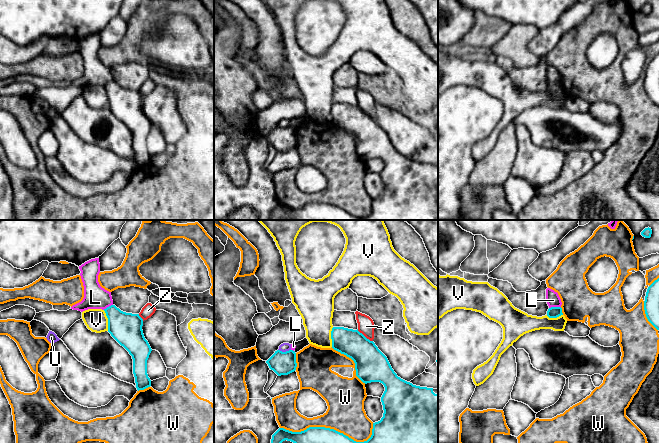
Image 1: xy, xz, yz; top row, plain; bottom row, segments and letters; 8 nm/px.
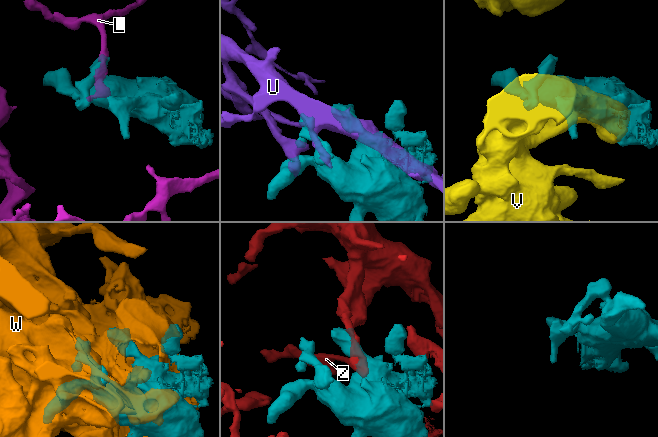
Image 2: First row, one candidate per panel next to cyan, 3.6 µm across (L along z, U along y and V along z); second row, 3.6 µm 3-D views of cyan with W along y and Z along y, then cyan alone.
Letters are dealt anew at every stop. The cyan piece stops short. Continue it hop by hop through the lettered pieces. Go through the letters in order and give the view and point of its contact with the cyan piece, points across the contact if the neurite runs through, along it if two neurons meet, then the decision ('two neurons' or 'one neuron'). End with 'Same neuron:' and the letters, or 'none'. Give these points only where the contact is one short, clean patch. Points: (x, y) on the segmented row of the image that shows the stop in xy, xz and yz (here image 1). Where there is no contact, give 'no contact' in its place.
L: meets cyan in yz at (554, 307); two neurons
U: meets cyan in xz at (284, 352); border along xz (278, 349), (282, 351), (290, 350); two neurons
V: meets cyan in xy at (108, 320); border along xy (103, 310), (107, 318), (108, 330); two neurons
W: meets cyan in xz at (354, 362); two neurons
Z: meets cyan in xz at (364, 336); two neurons
Same neuron: none

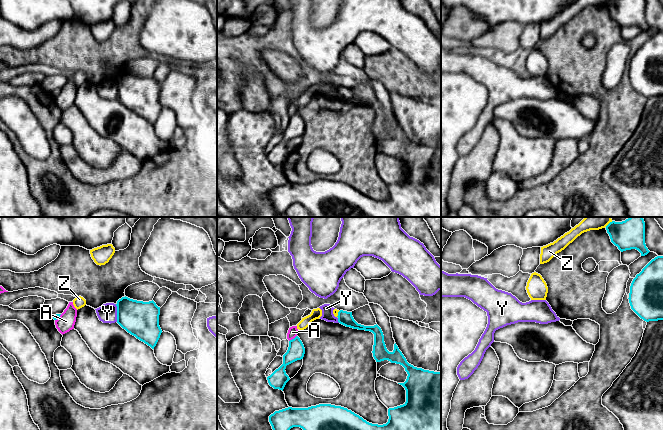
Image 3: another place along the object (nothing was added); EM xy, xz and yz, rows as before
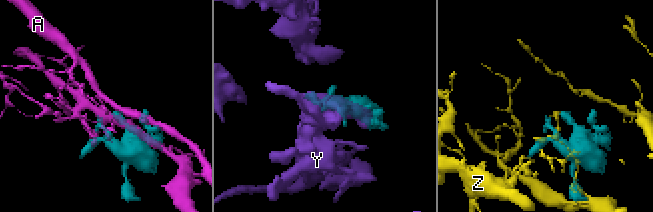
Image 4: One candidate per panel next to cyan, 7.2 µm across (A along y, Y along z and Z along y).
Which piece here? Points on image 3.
A: meets cyan in xz at (292, 339); border along xz (296, 335), (289, 341); two neurons
Y: meets cyan in xy at (117, 313); border along xy (115, 304), (117, 321); two neurons
Z: meets cyan in xz at (338, 314); two neurons
Same neuron: none

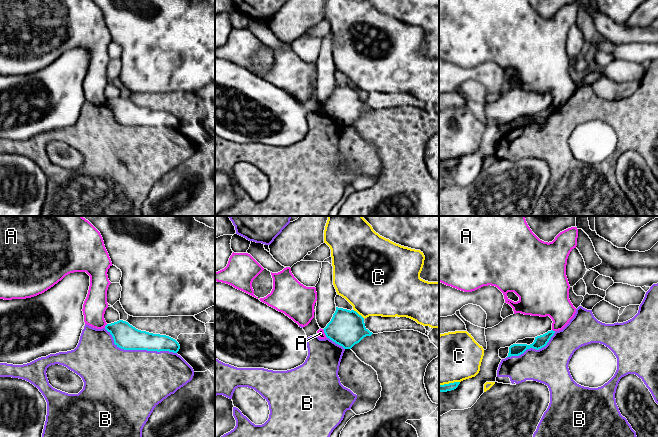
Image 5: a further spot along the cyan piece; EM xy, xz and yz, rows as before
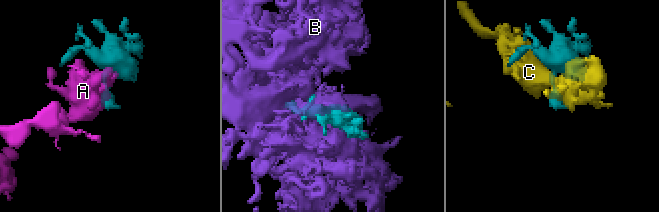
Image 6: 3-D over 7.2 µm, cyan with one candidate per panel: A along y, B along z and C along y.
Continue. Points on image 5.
A: meets cyan in xz at (324, 332); border along xz (322, 329), (327, 337); two neurons
B: meets cyan in xy at (138, 349); two neurons
C: meets cyan in xz at (358, 314); two neurons
Same neuron: none

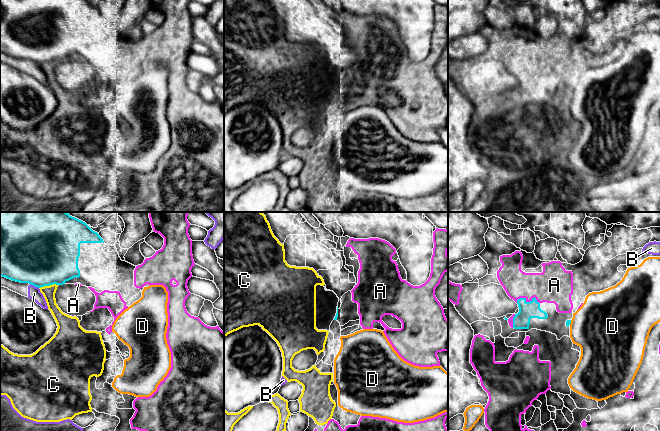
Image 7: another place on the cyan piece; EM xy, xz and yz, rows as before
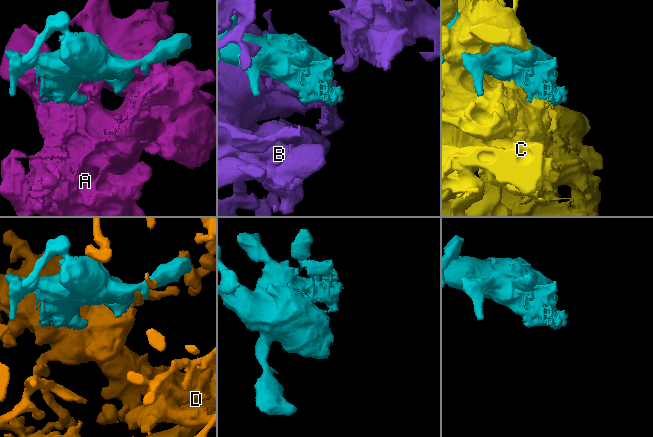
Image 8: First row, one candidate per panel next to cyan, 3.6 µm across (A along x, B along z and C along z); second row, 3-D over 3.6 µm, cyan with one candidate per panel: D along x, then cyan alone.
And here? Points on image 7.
A: meets cyan in yz at (528, 302); two neurons
B: meets cyan in xy at (34, 285); two neurons
C: meets cyan in xy at (48, 285); two neurons
D: meets cyan in yz at (570, 322); one neuron
Same neuron: D

